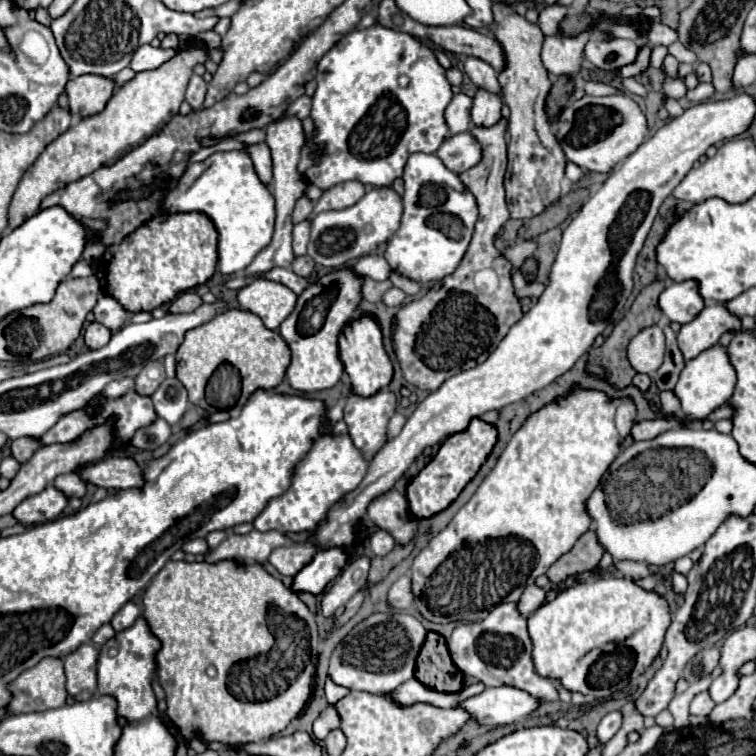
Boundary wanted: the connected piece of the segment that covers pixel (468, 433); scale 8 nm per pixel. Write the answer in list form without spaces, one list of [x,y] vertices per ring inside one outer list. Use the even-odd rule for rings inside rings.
[[[472,419],[470,425],[462,433],[450,435],[438,449],[436,457],[408,481],[406,497],[408,497],[408,515],[414,521],[430,519],[444,511],[466,487],[466,483],[478,473],[480,465],[490,455],[492,447],[496,443],[496,429],[490,423],[484,423],[482,419]]]

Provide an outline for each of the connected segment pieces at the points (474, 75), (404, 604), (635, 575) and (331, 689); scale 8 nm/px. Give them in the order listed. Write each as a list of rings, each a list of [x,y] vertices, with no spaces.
[[[468,57],[464,61],[464,71],[468,73],[468,77],[472,79],[474,85],[478,85],[480,89],[486,89],[490,93],[498,93],[502,95],[502,89],[498,85],[498,79],[496,79],[496,71],[482,59],[476,59],[476,57]]]
[[[402,575],[388,591],[388,605],[394,609],[408,609],[414,601],[414,595],[410,591],[410,577]]]
[[[616,561],[616,567],[620,571],[620,575],[624,577],[632,577],[632,579],[642,579],[650,573],[646,563],[638,563],[638,561]]]
[[[326,679],[326,699],[328,699],[330,705],[336,705],[346,693],[348,693],[348,689],[338,687],[338,685],[334,685],[330,679]]]

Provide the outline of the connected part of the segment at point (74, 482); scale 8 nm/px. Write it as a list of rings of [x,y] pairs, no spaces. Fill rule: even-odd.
[[[76,473],[59,475],[55,479],[54,485],[60,491],[64,491],[68,497],[84,497],[84,493],[86,493],[86,487]]]

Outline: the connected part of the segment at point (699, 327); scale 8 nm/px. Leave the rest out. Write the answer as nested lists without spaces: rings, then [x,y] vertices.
[[[724,303],[706,305],[694,321],[682,325],[678,331],[678,347],[684,359],[690,361],[698,357],[698,353],[714,347],[726,331],[738,333],[740,329],[740,319],[732,315]]]

